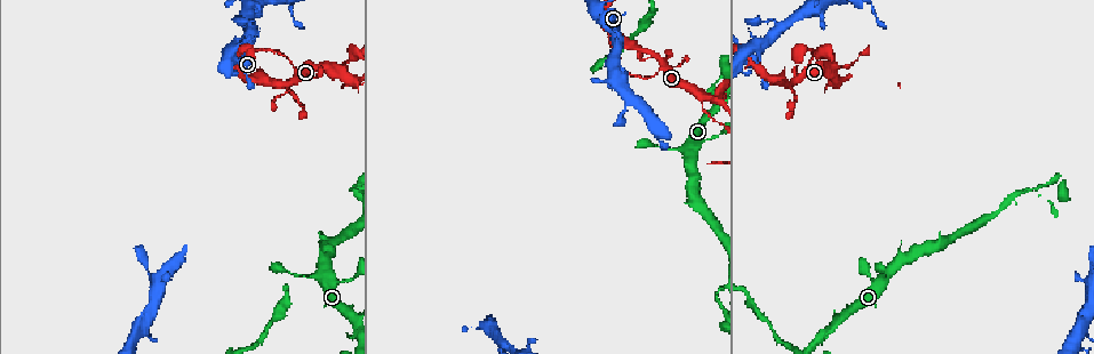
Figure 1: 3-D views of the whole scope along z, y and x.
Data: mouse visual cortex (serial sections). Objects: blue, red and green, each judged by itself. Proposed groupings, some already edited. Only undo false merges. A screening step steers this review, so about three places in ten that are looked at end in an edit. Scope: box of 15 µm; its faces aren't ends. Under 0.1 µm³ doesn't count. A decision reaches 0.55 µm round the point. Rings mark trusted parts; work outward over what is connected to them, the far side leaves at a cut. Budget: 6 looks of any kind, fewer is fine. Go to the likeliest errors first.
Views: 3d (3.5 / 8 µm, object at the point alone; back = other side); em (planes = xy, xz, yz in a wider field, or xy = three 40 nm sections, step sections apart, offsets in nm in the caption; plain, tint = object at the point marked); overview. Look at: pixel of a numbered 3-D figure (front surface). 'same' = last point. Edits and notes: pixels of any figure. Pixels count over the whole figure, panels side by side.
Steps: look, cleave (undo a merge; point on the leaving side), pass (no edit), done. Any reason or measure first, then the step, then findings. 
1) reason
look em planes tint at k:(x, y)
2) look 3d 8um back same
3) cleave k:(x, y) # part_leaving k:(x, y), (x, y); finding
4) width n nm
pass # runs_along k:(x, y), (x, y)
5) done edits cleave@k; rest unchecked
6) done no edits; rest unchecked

three arms meet
look 3d 3.5um at 1:(832, 59)

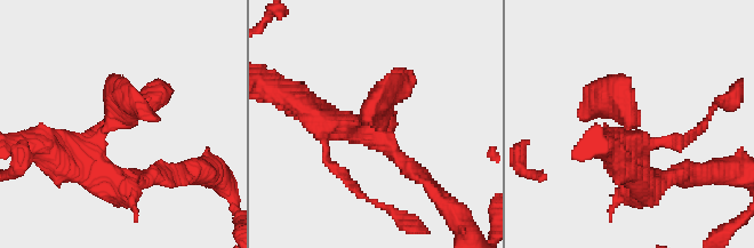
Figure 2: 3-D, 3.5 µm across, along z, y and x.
look em xy step 5 tint at 2:(358, 119)

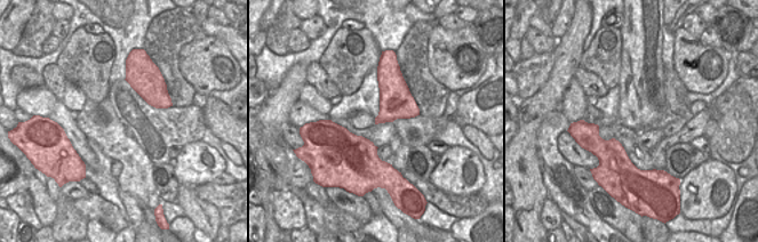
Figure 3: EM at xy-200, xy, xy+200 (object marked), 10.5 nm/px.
arm_widths 150, 300, 350 nm
pass # runs_along 2:(43, 144), (142, 109); all the same cell

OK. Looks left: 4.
sharp bend
look 3d 3.5um at 1:(594, 11)

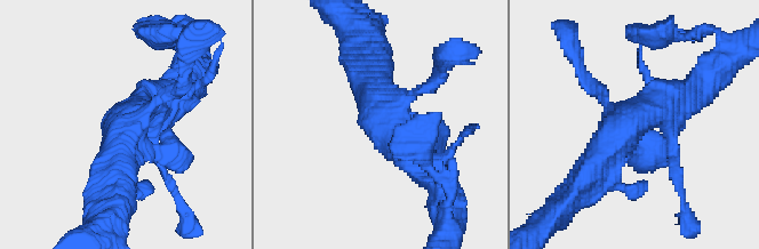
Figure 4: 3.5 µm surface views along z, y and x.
shape alone is not enough
look em planes tint at 4:(385, 121)

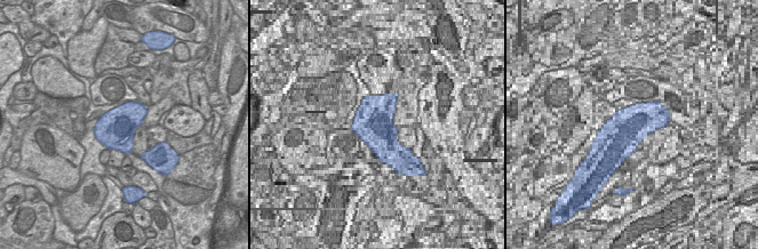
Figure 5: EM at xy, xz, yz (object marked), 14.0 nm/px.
pass # runs_along 4:(653, 157), (623, 129), (685, 97); one cell here

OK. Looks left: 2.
done no edits; rest unchecked

